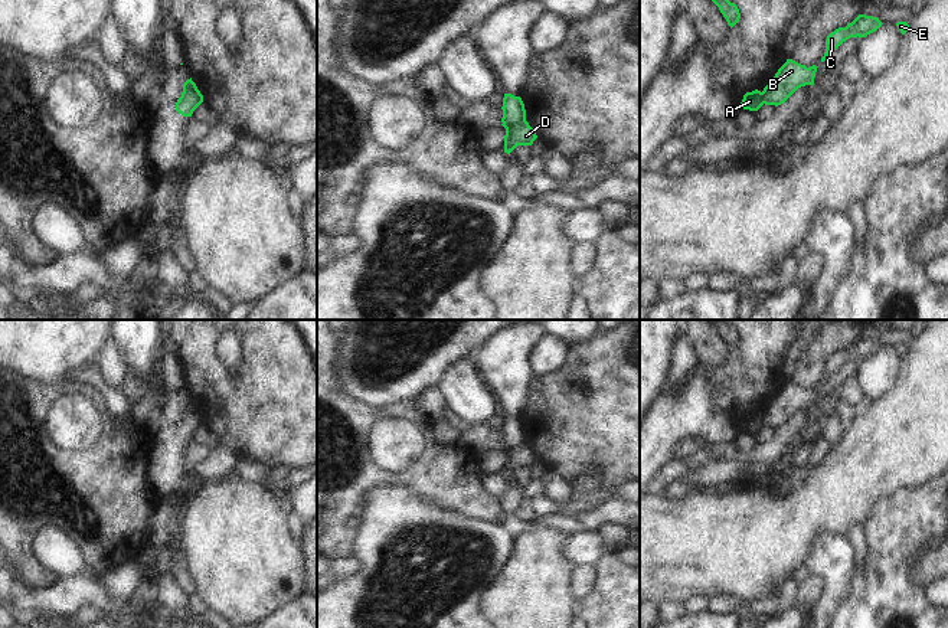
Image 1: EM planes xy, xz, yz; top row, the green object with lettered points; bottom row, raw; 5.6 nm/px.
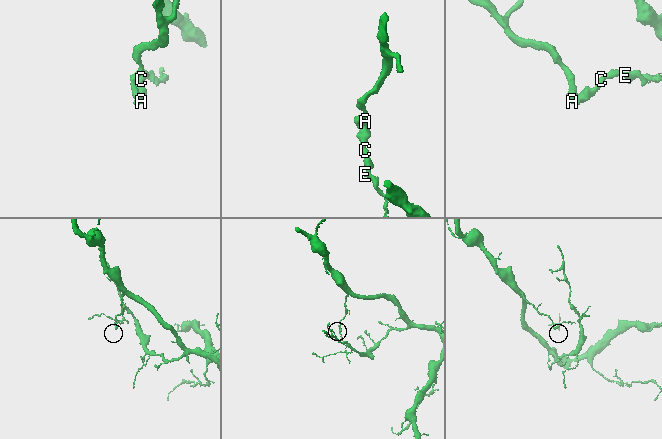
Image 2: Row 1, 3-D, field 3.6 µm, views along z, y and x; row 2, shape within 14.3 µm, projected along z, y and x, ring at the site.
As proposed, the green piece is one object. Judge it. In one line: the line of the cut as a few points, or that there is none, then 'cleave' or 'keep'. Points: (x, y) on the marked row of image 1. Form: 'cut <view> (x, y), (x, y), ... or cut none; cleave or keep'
cut xz (525, 118), (504, 127); cleave

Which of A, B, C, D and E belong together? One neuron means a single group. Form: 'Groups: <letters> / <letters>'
Groups: A / B C D E.

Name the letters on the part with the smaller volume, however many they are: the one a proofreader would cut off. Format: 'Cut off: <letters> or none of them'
Cut off: B, C, D, E.

